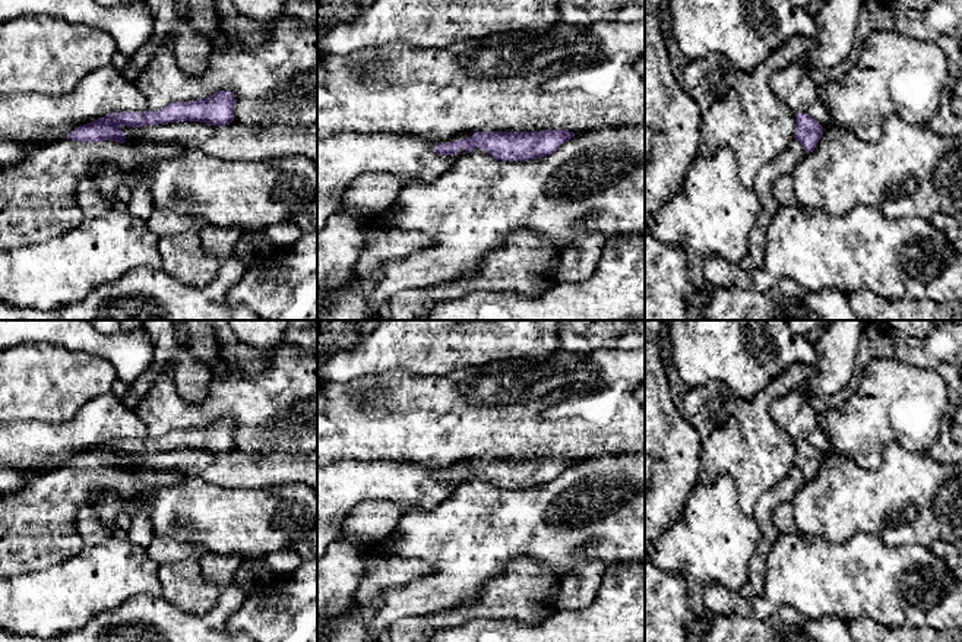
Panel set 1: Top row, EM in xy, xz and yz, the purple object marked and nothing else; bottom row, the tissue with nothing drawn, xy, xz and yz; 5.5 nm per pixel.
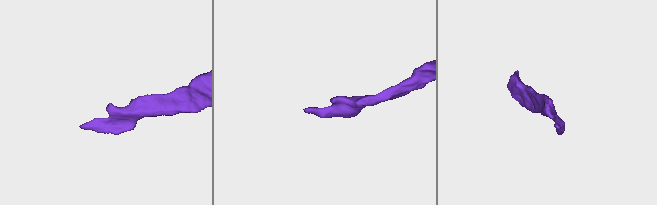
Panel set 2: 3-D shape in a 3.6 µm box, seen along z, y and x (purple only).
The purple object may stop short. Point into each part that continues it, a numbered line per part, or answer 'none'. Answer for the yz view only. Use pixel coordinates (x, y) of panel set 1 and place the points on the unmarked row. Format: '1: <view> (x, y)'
1: yz (784, 492)

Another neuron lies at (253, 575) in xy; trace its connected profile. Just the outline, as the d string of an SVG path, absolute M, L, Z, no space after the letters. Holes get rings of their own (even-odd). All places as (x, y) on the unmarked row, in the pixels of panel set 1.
M263 559L243 560L234 575L234 582L241 585L247 591L247 594L262 591L279 579L281 576L276 576L268 570Z

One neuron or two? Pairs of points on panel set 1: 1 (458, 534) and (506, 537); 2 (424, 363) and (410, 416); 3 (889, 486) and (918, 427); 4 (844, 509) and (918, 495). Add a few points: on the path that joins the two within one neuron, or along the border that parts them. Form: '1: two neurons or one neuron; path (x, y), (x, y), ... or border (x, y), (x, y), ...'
1: one neuron; path (470, 534), (494, 534)
2: two neurons; border (455, 369), (442, 375), (388, 372)
3: two neurons; border (927, 455), (910, 452), (891, 442), (877, 468)
4: one neuron; path (863, 502), (899, 502)

